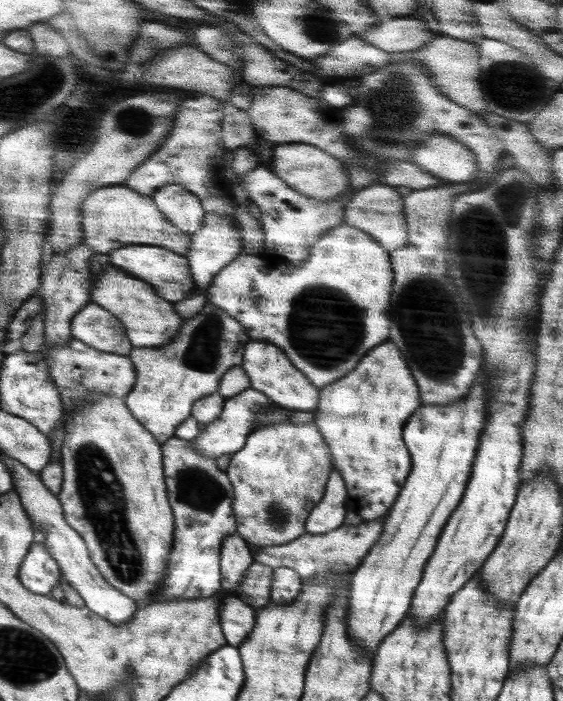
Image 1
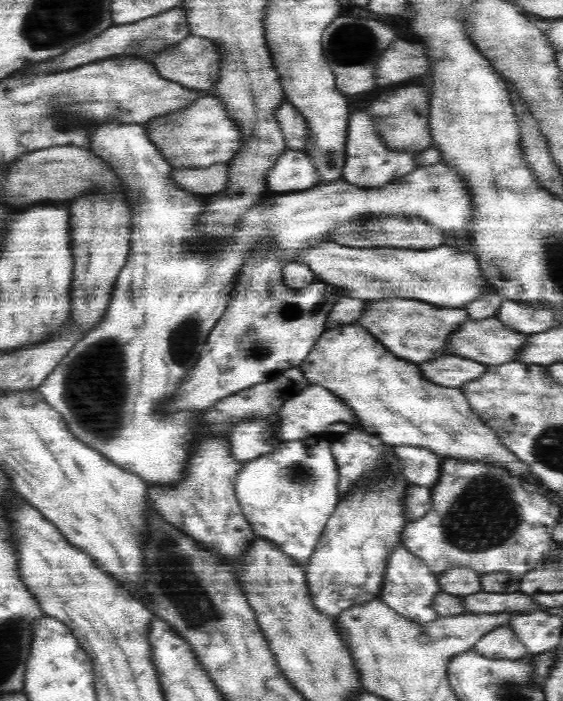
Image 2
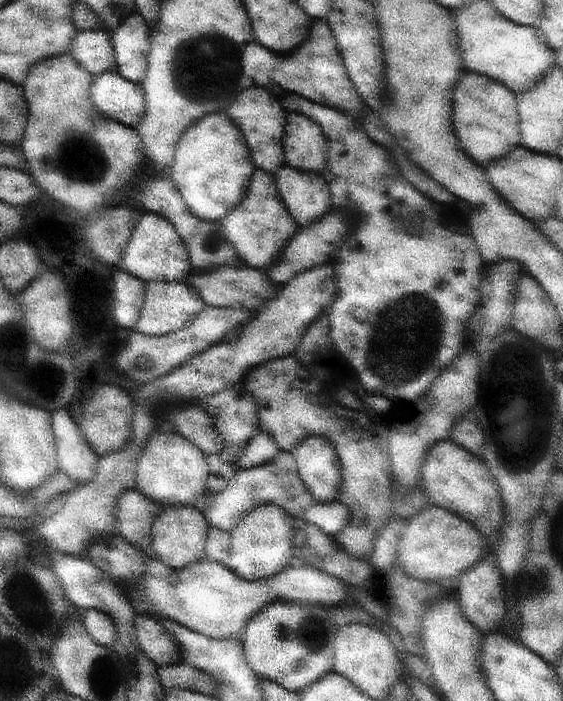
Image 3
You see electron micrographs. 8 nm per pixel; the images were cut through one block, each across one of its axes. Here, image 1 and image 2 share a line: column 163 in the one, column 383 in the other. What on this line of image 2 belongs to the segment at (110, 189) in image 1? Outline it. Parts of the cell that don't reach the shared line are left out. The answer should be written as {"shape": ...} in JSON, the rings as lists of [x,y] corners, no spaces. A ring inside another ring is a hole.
{"shape":[[[373,212],[360,213],[353,219],[344,221],[330,228],[327,239],[341,245],[350,245],[358,248],[398,247],[398,248],[434,248],[443,244],[443,230],[422,218],[416,213],[387,213]]]}

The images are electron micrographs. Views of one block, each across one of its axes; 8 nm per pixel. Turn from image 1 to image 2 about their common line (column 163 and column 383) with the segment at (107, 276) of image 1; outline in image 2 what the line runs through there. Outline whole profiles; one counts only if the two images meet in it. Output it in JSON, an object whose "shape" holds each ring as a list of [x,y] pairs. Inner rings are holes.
{"shape":[[[396,295],[363,301],[363,309],[353,324],[363,328],[394,356],[417,363],[448,353],[443,344],[445,336],[468,318],[463,307],[432,304],[428,301]]]}

